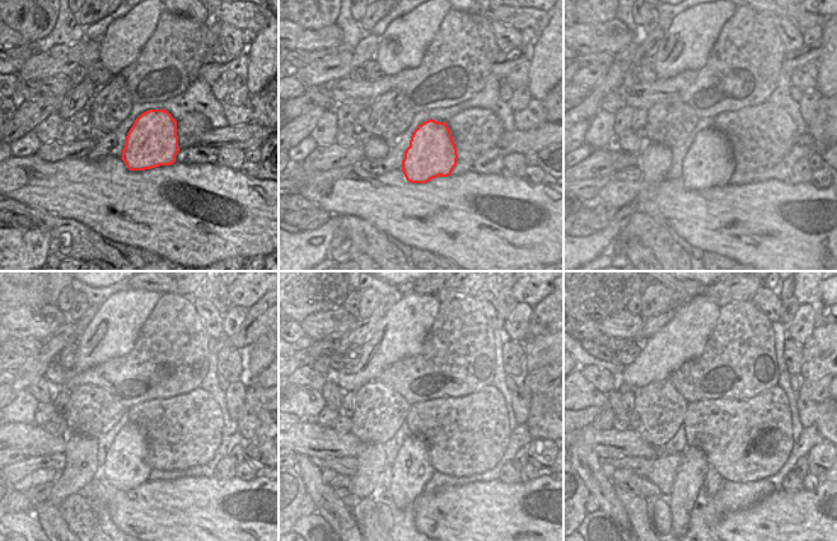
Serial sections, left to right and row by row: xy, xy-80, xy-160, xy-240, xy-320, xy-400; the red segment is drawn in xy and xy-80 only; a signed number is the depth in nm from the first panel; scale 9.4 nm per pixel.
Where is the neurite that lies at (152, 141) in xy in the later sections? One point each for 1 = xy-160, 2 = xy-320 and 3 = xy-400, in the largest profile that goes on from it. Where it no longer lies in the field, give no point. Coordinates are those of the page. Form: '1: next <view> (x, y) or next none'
1: next xy-160 (709, 162)
2: next xy-320 (411, 470)
3: next xy-400 (692, 469)

